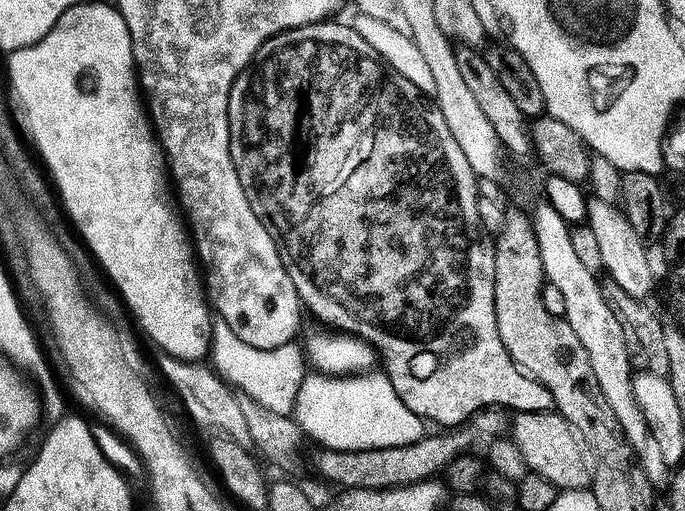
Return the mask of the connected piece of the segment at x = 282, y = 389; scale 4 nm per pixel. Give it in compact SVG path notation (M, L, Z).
M220 322L212 329L210 360L215 371L233 389L244 391L251 403L261 404L263 408L274 414L292 416L306 375L305 353L301 349L299 352L296 347L295 343L290 343L285 348L258 350L254 346L246 346L246 342L242 342L242 338L238 338L238 334L234 334L234 330L230 330L228 324Z

